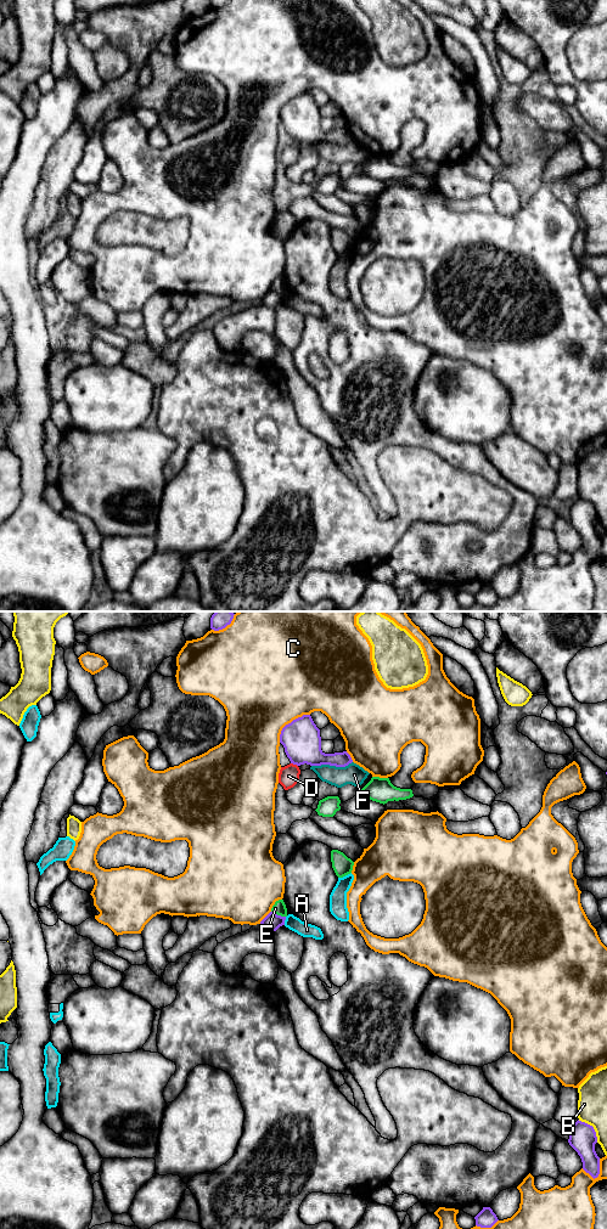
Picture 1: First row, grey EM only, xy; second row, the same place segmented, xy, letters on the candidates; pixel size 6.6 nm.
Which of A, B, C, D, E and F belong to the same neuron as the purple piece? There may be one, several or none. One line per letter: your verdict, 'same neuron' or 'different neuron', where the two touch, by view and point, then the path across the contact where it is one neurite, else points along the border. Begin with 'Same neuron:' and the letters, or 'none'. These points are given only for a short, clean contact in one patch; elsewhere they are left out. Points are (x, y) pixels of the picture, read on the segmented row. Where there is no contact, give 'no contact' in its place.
Same neuron: none
A: different neuron; contact xy (285, 919)
B: different neuron; contact xy (593, 1127)
C: different neuron; contact xy (288, 723)
D: different neuron; contact xy (294, 764)
E: different neuron; contact xy (279, 915)
F: different neuron; contact xy (331, 765)

